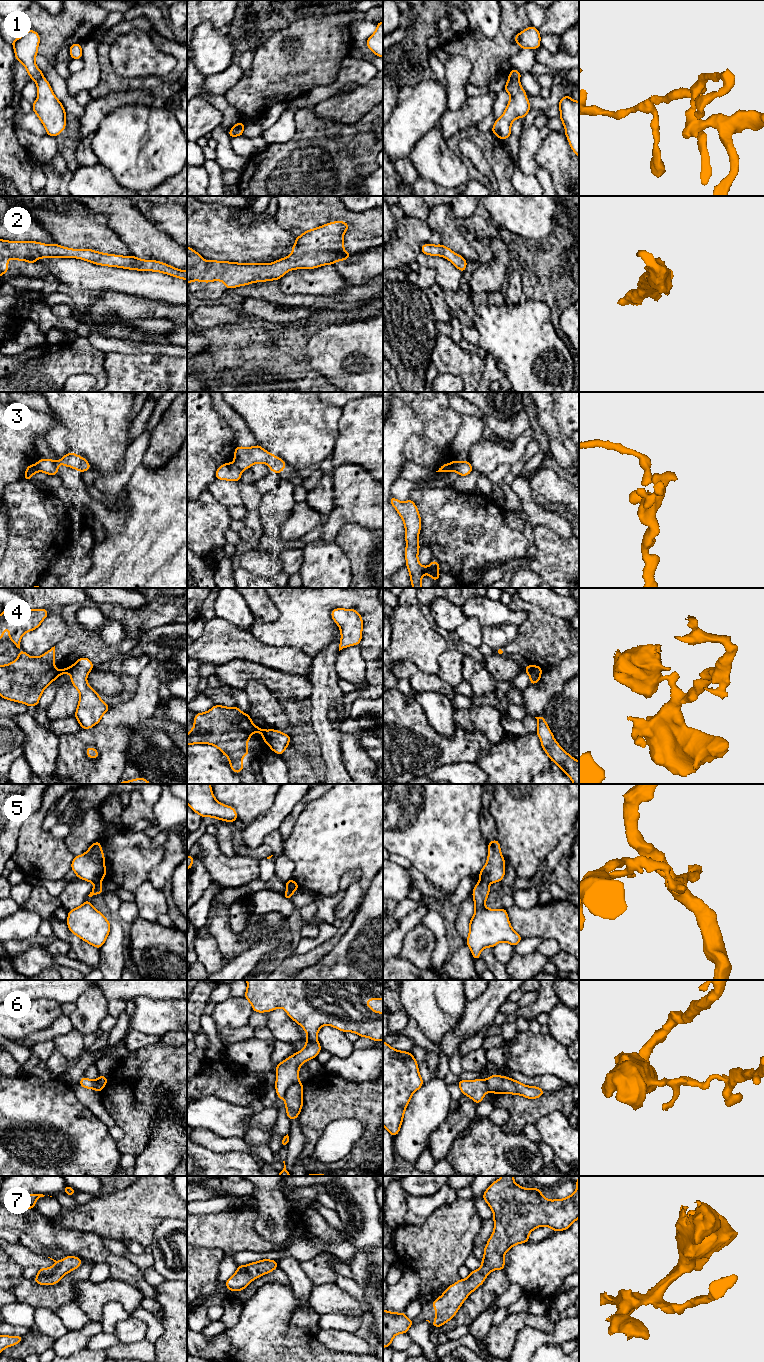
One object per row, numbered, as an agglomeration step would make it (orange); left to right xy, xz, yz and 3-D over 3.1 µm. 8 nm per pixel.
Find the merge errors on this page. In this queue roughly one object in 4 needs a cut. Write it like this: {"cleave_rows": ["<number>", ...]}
{"cleave_rows": ["1", "3", "4", "5", "6"]}

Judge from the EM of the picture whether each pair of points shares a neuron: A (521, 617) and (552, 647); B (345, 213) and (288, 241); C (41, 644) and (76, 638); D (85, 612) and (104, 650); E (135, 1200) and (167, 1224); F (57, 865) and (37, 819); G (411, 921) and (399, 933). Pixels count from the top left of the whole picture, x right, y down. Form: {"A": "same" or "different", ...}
{"A": "different", "B": "different", "C": "different", "D": "different", "E": "different", "F": "same", "G": "same"}

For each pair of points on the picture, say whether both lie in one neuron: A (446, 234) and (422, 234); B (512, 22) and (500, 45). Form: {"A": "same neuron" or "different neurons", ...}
{"A": "different neurons", "B": "same neuron"}

